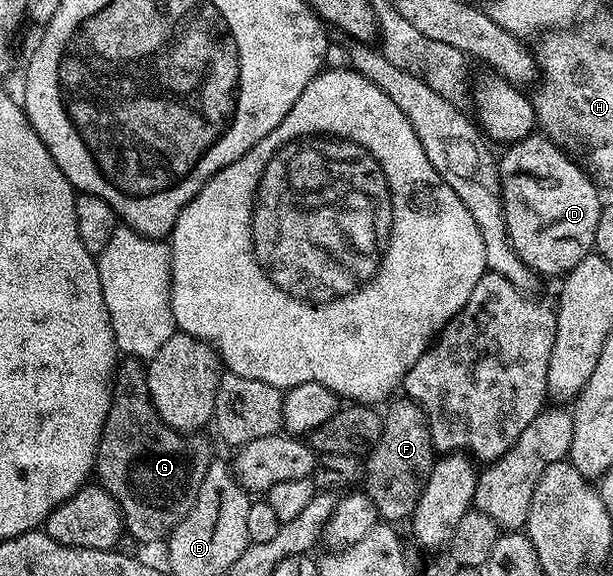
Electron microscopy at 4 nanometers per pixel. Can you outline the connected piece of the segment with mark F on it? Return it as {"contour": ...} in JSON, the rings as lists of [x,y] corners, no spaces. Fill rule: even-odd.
{"contour":[[[406,398],[394,400],[386,405],[387,412],[382,413],[381,438],[377,438],[361,468],[361,492],[368,496],[378,515],[387,522],[406,521],[414,514],[437,459],[421,406]]]}

